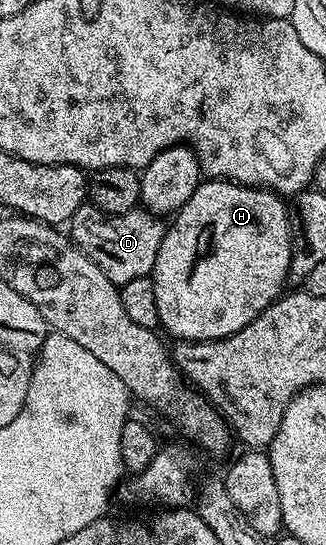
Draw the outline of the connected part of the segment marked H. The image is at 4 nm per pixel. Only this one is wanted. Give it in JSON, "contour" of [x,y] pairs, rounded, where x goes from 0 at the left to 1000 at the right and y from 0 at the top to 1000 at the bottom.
{"contour":[[[629,328],[598,350],[598,358],[586,358],[586,365],[574,365],[567,378],[543,385],[528,406],[509,418],[506,437],[488,453],[488,468],[475,475],[475,490],[463,506],[475,527],[475,563],[488,563],[491,602],[509,604],[525,617],[543,618],[531,622],[546,628],[666,626],[675,618],[702,618],[721,607],[758,600],[758,593],[770,593],[770,585],[791,582],[834,552],[847,552],[853,545],[865,543],[868,532],[877,528],[871,523],[880,523],[887,516],[893,453],[899,451],[893,383],[865,356],[844,354],[831,347],[804,347],[785,339],[733,339],[721,332],[687,328]]]}

